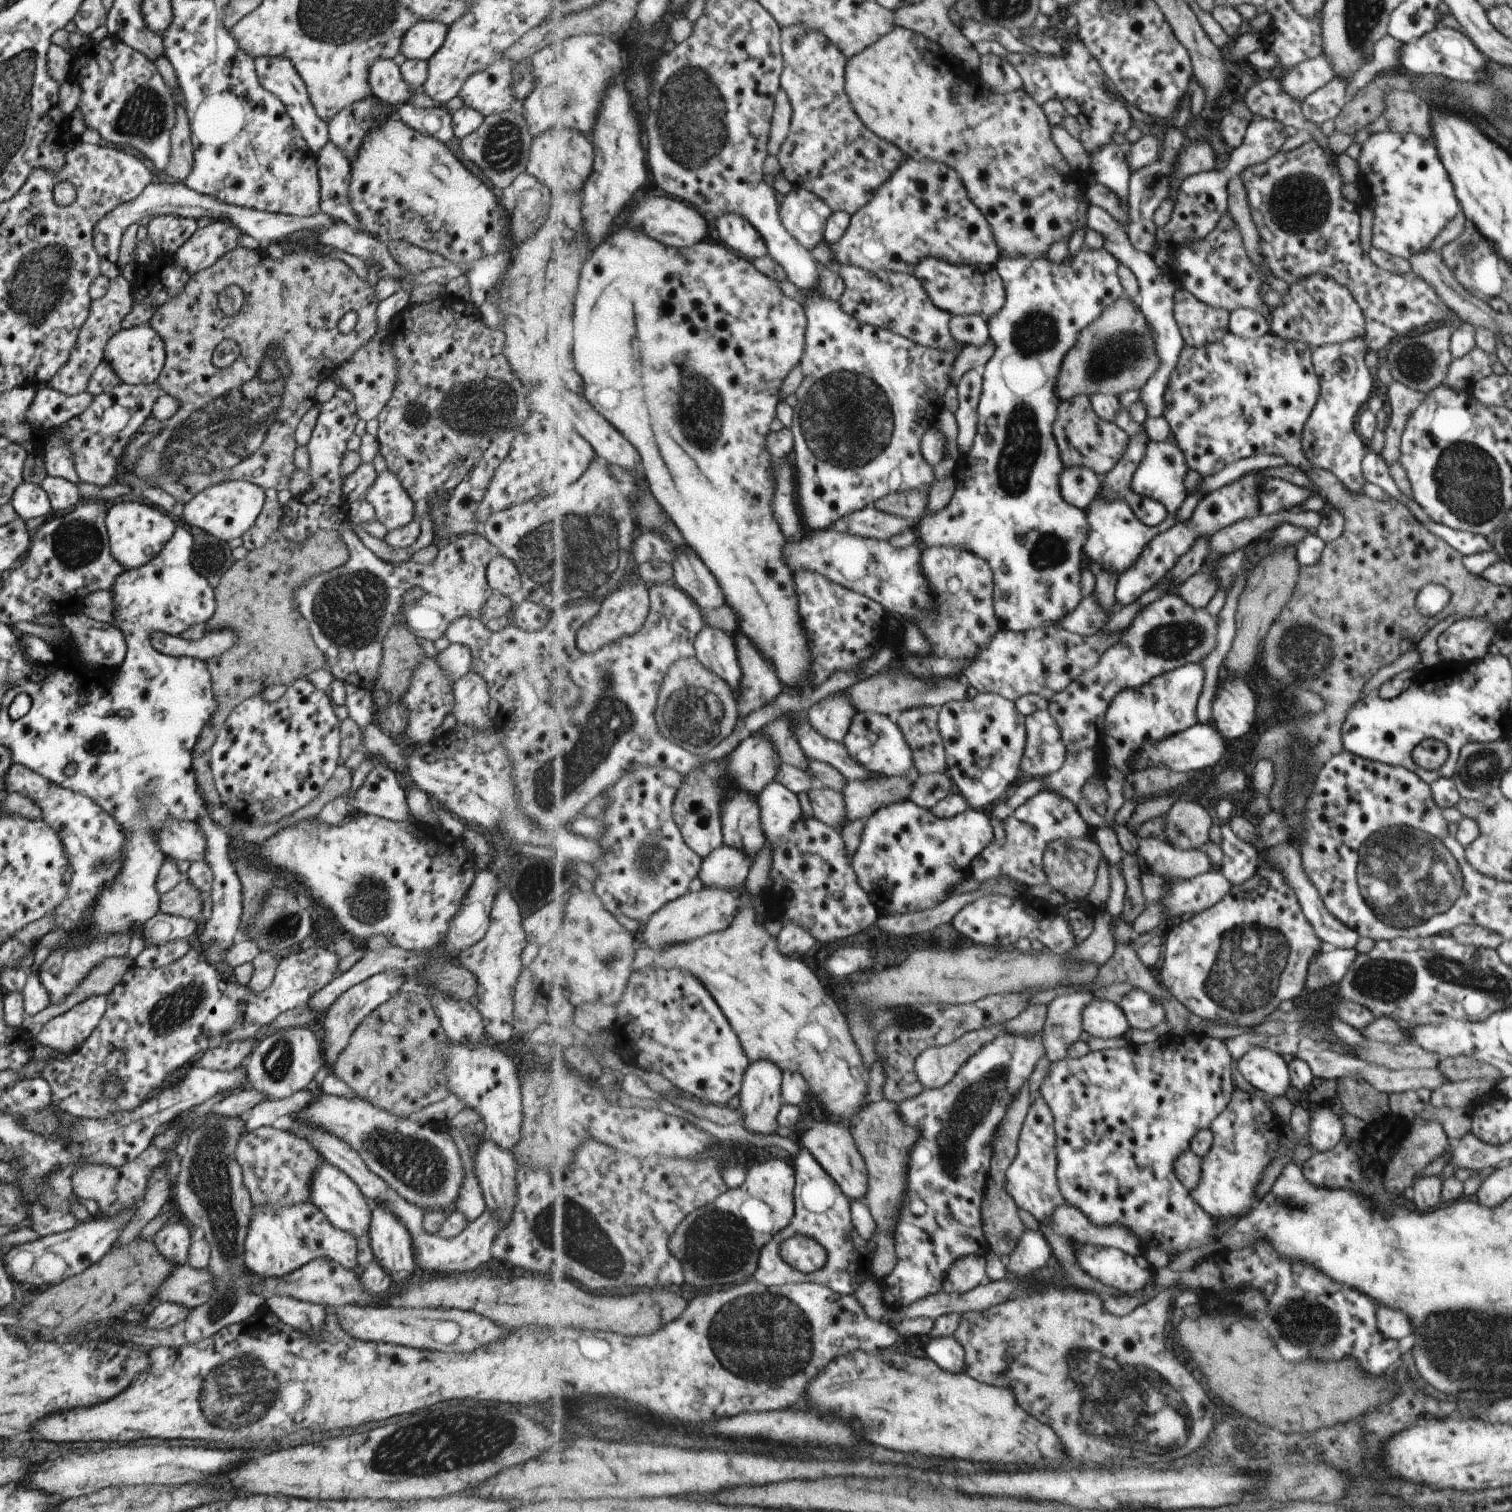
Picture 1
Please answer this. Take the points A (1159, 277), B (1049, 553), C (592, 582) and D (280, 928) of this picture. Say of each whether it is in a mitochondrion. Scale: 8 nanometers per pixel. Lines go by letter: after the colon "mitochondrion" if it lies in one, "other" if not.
A: other
B: mitochondrion
C: mitochondrion
D: mitochondrion

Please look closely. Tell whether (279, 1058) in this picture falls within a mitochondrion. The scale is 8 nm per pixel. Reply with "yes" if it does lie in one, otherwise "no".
yes

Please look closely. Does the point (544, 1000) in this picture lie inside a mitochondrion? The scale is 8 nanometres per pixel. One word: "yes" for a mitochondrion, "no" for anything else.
no

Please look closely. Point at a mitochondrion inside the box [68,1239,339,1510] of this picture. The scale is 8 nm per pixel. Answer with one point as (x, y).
(223, 1391)

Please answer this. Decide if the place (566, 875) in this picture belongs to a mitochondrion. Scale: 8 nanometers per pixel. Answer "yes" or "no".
no

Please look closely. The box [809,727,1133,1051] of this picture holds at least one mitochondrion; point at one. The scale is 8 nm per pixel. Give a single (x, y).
(915, 1019)

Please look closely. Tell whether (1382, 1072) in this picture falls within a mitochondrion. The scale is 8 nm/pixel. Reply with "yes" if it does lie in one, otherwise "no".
no

